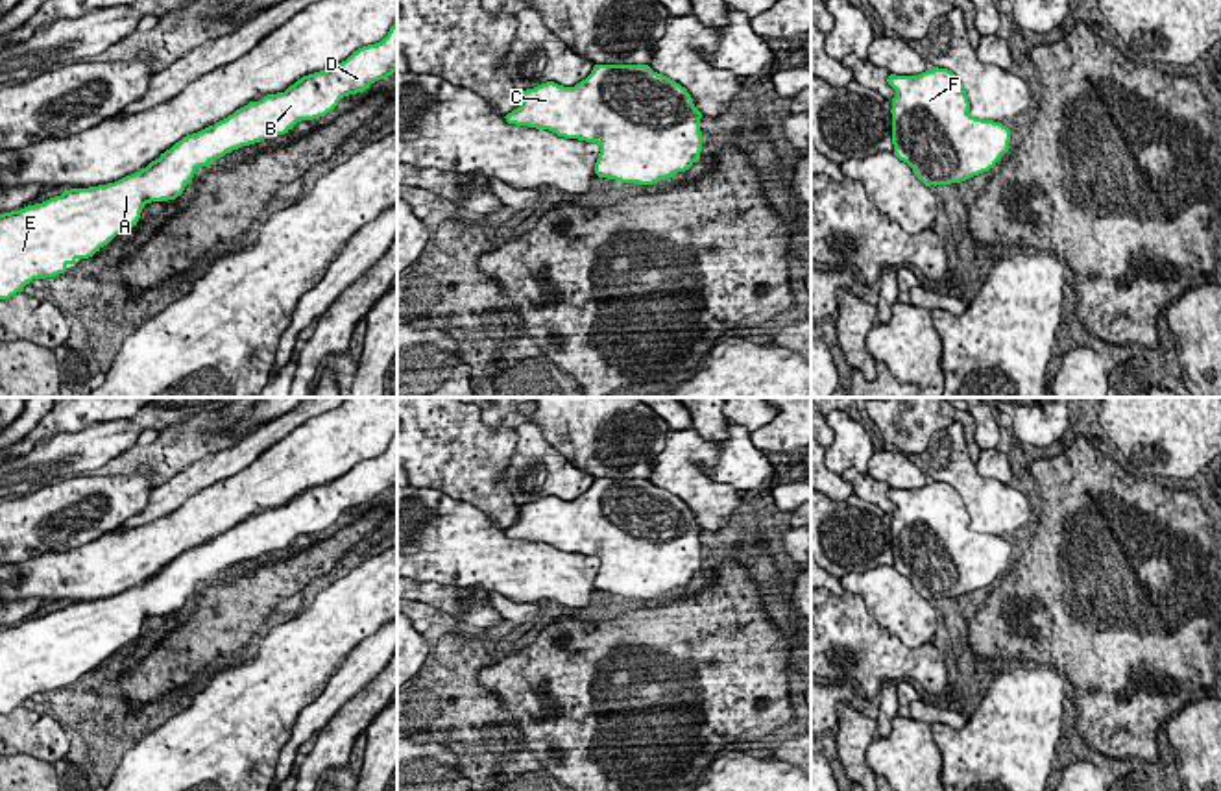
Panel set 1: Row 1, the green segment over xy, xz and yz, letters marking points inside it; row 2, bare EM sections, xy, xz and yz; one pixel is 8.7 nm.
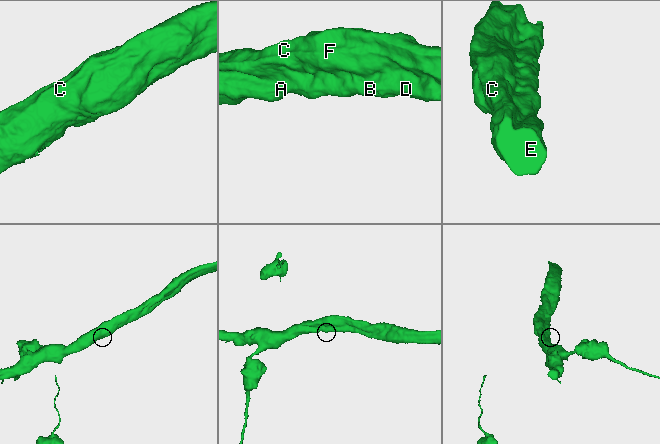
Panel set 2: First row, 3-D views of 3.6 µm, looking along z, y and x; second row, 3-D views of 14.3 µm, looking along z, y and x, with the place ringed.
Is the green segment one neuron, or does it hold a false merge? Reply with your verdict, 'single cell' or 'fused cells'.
single cell

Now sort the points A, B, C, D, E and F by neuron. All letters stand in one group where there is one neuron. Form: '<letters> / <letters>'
A B C D E F

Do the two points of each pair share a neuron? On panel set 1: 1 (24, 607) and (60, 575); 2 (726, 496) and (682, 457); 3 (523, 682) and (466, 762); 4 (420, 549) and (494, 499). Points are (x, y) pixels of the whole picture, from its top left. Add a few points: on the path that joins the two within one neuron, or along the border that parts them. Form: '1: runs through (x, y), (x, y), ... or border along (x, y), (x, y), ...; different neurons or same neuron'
1: border along (19, 599), (39, 597), (45, 603); different neurons
2: runs through (713, 496), (688, 470); same neuron
3: border along (490, 751), (514, 745), (531, 756); different neurons
4: border along (440, 490), (470, 501), (505, 529); different neurons

